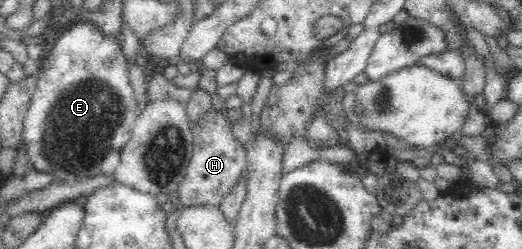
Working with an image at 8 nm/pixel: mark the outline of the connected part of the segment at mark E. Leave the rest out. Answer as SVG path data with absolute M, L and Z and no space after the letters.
M74 21L68 27L64 28L55 41L49 45L45 51L45 55L40 60L41 68L39 71L39 77L37 79L37 85L35 93L32 95L29 109L27 110L22 133L22 143L27 146L27 154L29 154L29 160L33 162L35 169L39 171L45 171L55 178L55 181L63 181L67 183L73 183L73 181L83 181L96 175L104 173L114 173L114 170L121 162L121 153L124 147L129 142L132 129L135 120L138 116L138 104L137 96L129 84L129 74L127 59L122 50L122 41L119 36L113 36L113 34L107 34L103 30L99 29L95 23L87 21Z

